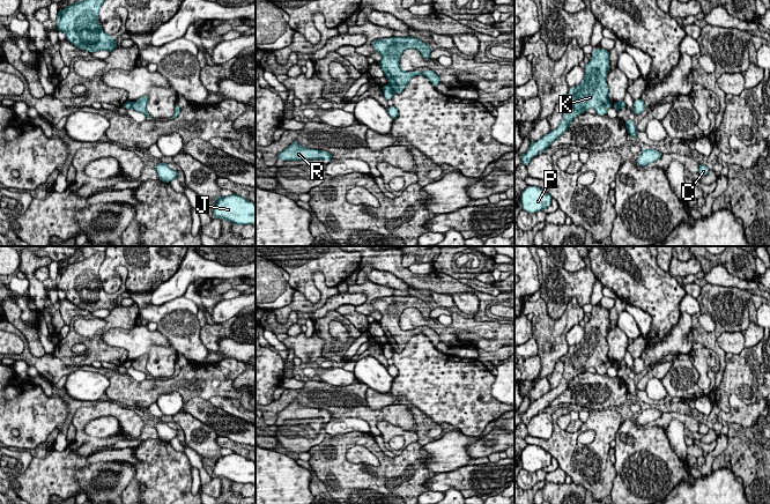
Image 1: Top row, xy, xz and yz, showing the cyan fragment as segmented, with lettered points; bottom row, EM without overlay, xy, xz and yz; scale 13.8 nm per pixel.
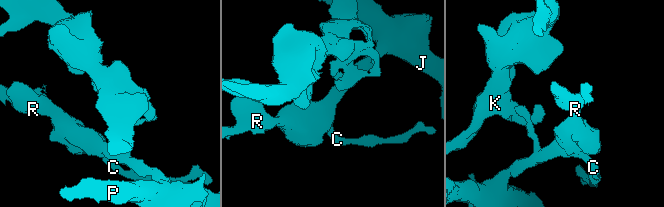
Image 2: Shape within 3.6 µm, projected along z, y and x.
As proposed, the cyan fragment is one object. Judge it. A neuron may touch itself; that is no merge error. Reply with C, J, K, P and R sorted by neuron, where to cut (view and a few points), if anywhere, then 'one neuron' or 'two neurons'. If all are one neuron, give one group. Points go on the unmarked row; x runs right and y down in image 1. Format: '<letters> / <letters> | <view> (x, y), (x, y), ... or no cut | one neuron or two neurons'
C J P R / K | xz (390, 346), (393, 350) | two neurons

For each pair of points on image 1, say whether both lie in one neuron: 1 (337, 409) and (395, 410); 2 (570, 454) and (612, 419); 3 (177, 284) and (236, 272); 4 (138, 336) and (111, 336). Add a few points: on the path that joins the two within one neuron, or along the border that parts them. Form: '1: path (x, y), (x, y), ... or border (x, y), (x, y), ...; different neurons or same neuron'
1: path (352, 408), (357, 408), (365, 414), (380, 414); same neuron
2: path (583, 454), (587, 453), (604, 437), (605, 431); same neuron
3: path (192, 272), (221, 272); same neuron
4: path (131, 336), (118, 336); same neuron

